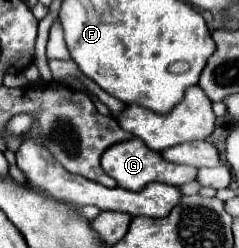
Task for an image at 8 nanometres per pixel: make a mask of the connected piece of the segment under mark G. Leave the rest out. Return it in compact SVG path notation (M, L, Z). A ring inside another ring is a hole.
M131 137L129 141L121 141L121 143L111 145L111 149L107 149L101 155L101 167L109 177L113 177L119 183L119 187L129 189L129 191L139 191L139 189L143 189L145 185L149 185L153 181L181 187L181 185L185 185L189 181L195 181L195 177L197 177L195 167L177 165L177 163L171 163L171 161L163 159L161 153L151 151L149 147L145 147L145 143L139 137Z

